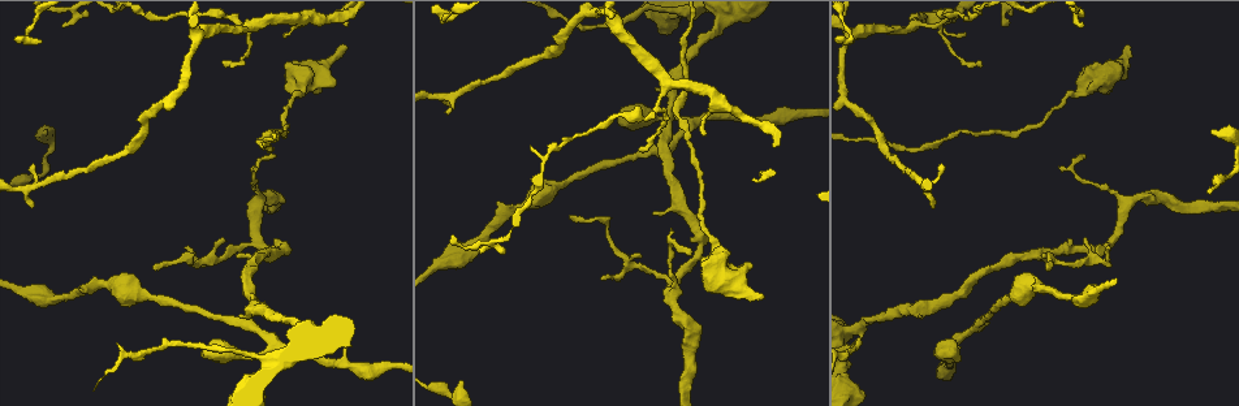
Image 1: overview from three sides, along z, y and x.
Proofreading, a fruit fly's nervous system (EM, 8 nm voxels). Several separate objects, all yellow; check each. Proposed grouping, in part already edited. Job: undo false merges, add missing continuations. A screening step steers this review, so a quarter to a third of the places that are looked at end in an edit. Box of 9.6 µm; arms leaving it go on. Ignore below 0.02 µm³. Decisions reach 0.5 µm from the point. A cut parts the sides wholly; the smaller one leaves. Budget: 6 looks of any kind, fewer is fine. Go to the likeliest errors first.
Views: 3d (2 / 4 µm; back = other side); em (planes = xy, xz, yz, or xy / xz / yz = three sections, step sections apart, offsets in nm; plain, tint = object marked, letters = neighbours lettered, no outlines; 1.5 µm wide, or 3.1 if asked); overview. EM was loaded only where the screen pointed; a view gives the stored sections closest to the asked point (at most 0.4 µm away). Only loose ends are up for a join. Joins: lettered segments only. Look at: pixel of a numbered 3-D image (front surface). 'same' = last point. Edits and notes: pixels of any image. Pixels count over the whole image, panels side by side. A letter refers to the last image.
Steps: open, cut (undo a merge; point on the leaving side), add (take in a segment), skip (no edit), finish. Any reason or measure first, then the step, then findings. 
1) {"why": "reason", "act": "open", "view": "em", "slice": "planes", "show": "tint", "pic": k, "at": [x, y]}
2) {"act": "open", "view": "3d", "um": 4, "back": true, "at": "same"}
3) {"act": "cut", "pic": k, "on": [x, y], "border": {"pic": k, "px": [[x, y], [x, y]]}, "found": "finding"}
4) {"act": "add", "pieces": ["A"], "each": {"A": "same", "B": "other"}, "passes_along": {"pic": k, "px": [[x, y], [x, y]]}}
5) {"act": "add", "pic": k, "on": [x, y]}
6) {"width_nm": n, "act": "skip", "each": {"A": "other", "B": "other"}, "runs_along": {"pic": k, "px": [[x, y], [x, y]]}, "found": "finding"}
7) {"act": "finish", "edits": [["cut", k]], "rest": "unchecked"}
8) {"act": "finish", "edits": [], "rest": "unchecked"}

{"why": "free end", "act": "open", "view": "3d", "um": 4, "back": true, "pic": 1, "at": [342, 46]}

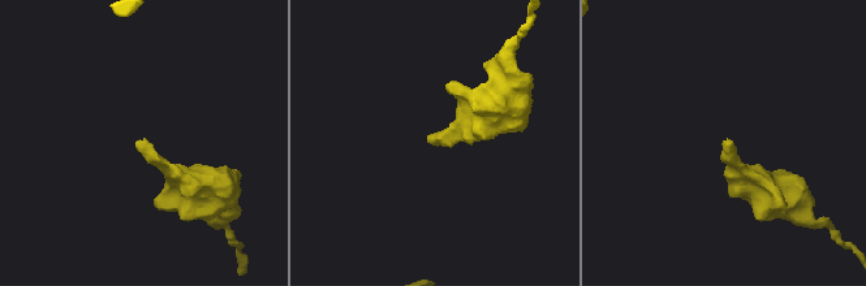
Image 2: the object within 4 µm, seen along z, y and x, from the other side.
{"why": "need the tissue", "act": "open", "view": "em", "slice": "xz", "step": 4, "show": "letters", "pic": 2, "at": [724, 144]}

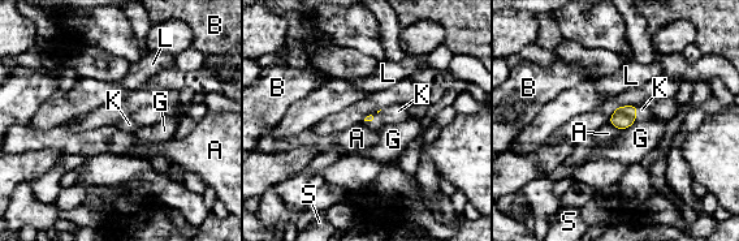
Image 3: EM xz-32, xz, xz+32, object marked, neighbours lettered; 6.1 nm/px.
{"act": "open", "view": "em", "slice": "planes", "show": "letters", "at": "same"}

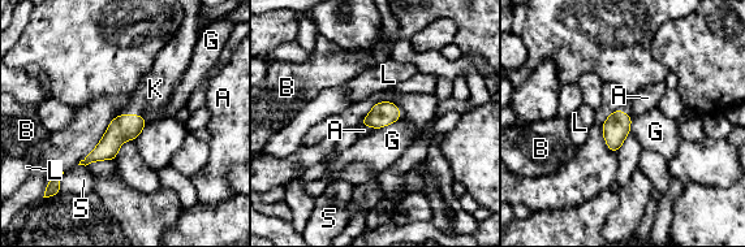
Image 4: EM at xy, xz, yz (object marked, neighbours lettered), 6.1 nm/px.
{"act": "add", "pieces": ["K"], "each": {"A": "other", "B": "other", "G": "other", "K": "same", "L": "other", "S": "other"}, "passes_along": {"pic": 4, "px": [[124, 128], [130, 115], [155, 89]]}, "found": "the cell continues"}

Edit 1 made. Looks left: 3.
{"why": "tapers out", "act": "open", "view": "3d", "um": 2, "pic": 1, "at": [32, 208]}

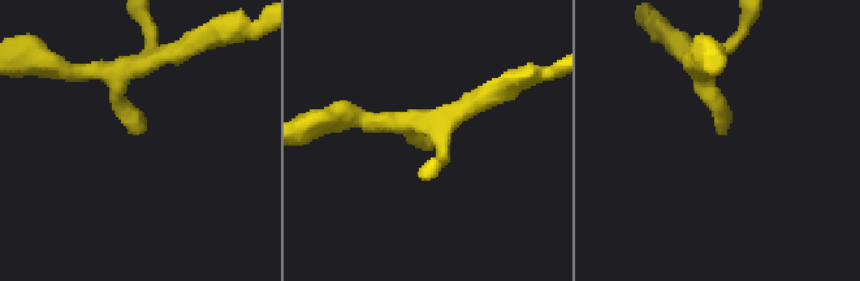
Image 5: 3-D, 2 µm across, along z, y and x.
{"act": "open", "view": "em", "slice": "xy", "step": 4, "show": "letters", "pic": 5, "at": [722, 131]}

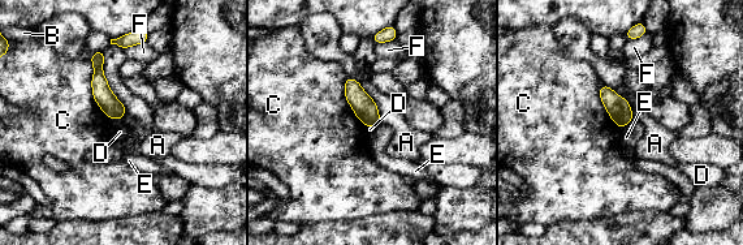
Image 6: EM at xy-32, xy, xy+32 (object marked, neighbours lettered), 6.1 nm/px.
{"why": "another direction", "act": "open", "view": "em", "slice": "planes", "show": "letters", "at": "same"}

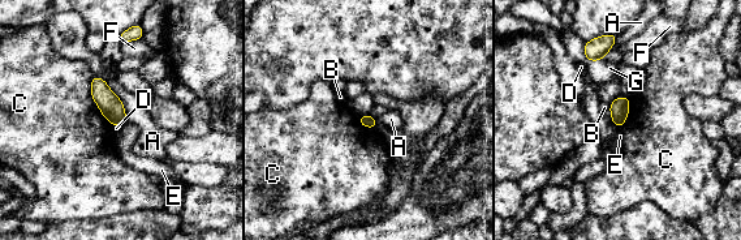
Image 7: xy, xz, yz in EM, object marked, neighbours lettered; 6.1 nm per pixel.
{"act": "skip", "each": {"A": "other", "B": "other", "C": "other", "D": "other", "E": "other", "F": "other", "G": "other"}, "border": {"pic": 7, "px": [[616, 125], [624, 127]]}, "found": "none of them fits"}

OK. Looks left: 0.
{"act": "finish", "edits": [["add", 4]], "rest": "unchecked"}

